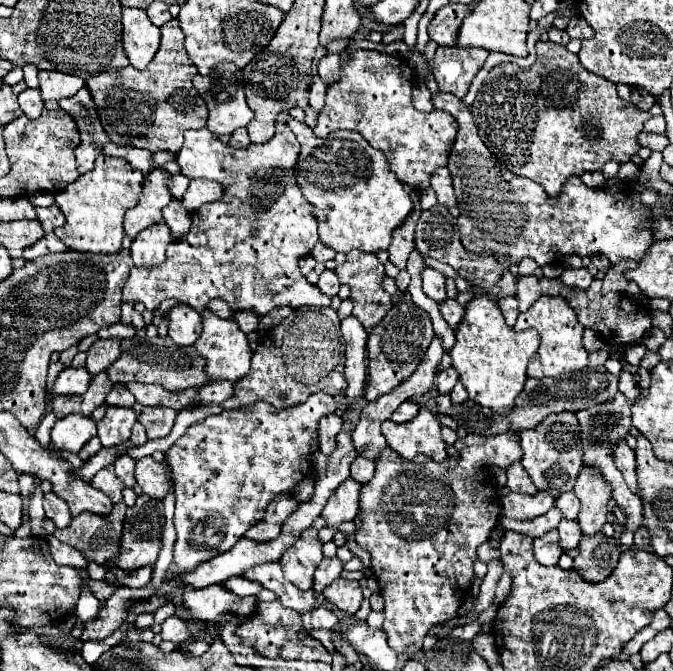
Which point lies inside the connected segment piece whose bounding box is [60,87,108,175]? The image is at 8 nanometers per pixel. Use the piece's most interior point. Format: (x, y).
(81, 107)

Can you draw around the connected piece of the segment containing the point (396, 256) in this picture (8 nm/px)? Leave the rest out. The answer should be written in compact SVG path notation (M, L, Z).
M416 201L416 209L414 209L414 213L410 213L410 221L406 221L406 225L402 225L402 229L394 231L392 243L390 243L390 247L388 247L390 261L392 261L400 271L406 269L406 259L408 259L408 255L410 255L412 249L414 249L414 227L416 227L416 221L418 221L420 213L422 213L422 211L420 211L418 201Z

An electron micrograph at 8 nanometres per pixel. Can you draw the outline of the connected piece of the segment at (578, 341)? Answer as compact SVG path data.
M540 297L526 313L520 313L514 325L514 331L524 331L528 327L536 329L540 335L538 353L530 359L526 369L528 377L534 377L534 379L558 377L562 373L580 371L588 365L588 353L582 347L584 327L578 325L578 319L574 317L574 309L562 297Z

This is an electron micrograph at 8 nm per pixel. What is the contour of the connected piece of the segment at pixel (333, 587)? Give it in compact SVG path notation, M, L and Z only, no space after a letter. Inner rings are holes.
M338 577L322 593L334 607L338 607L348 615L354 615L362 605L362 589L358 581L348 581Z

